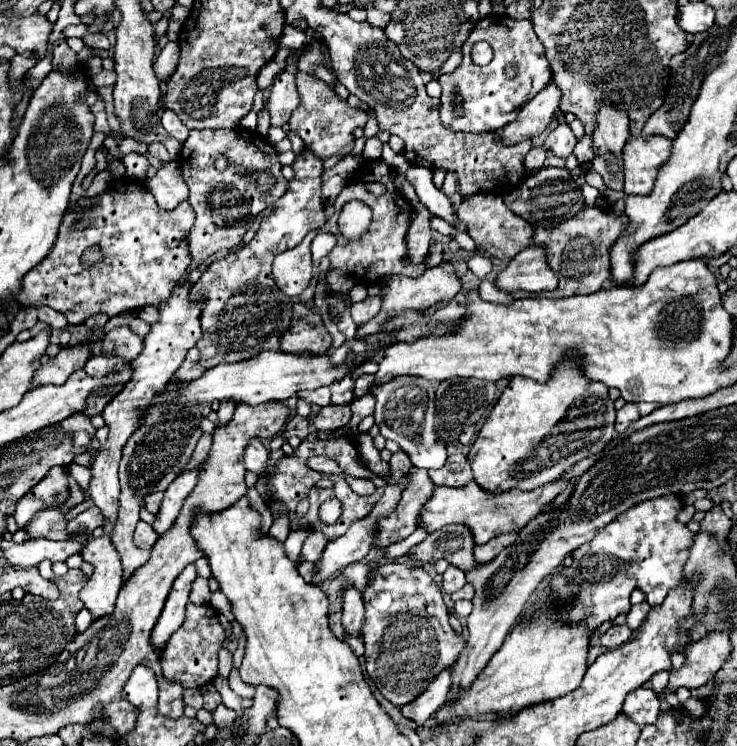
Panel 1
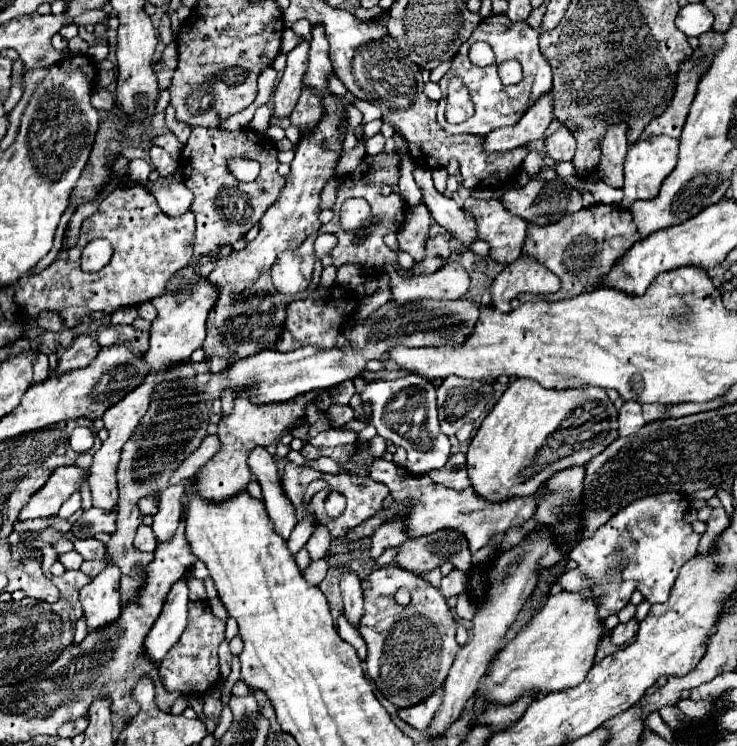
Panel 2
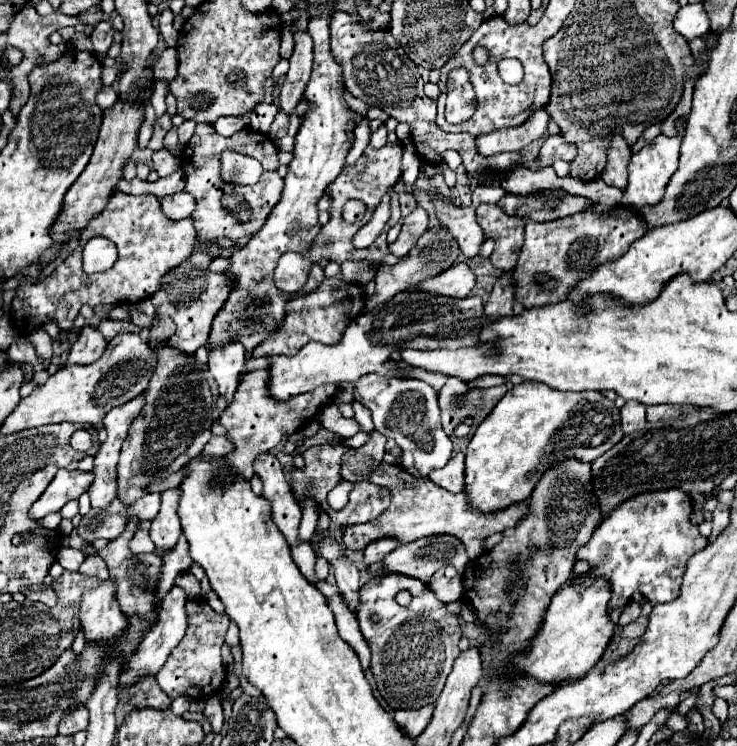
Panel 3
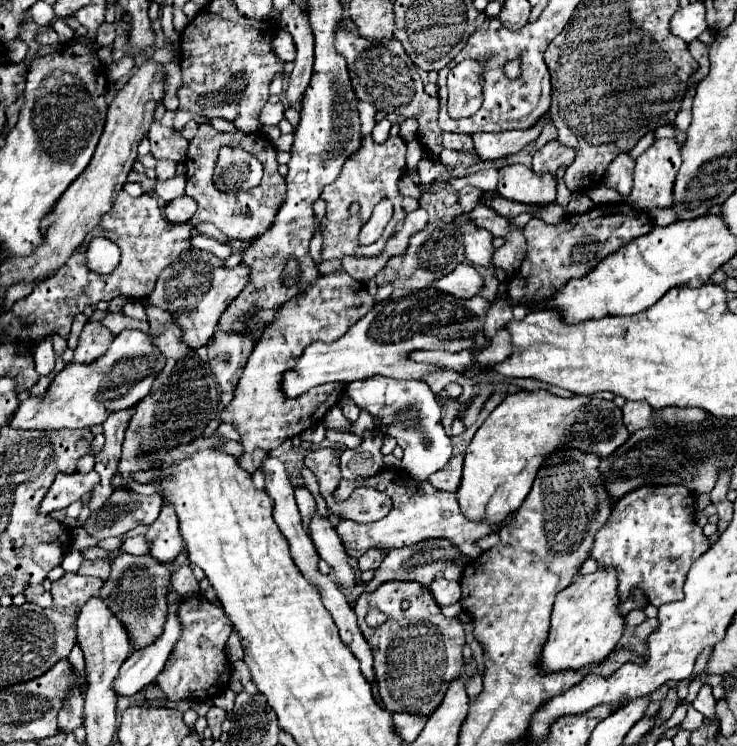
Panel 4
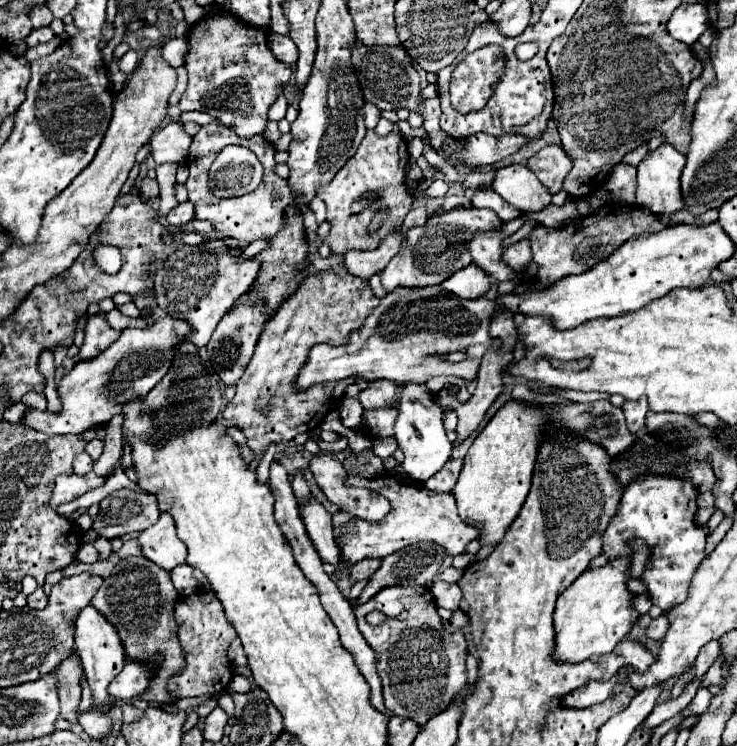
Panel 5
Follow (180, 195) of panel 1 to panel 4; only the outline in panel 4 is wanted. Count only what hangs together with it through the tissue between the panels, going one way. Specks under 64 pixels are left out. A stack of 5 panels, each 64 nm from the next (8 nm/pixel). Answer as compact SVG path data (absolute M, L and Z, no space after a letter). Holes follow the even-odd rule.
M180 196L176 200L172 200L166 208L164 208L164 216L170 224L180 224L180 222L190 222L190 218L196 212L196 202L190 196Z

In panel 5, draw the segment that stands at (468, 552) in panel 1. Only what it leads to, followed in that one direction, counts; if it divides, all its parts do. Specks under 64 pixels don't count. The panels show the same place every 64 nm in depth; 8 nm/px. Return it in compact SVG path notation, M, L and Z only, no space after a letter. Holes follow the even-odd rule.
M420 542L420 544L412 544L400 552L394 552L390 556L386 556L382 560L382 566L376 570L376 574L368 580L366 588L362 590L362 594L352 602L352 606L360 606L364 602L368 602L374 594L378 594L382 588L388 588L388 586L430 586L434 582L434 576L438 574L440 566L442 566L442 560L446 558L446 552L442 552L442 548L434 542Z

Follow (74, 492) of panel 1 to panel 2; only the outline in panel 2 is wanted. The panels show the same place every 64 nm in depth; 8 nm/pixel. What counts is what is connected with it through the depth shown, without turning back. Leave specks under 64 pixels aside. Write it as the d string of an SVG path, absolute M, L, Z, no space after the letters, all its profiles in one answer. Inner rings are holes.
M76 492L72 494L68 501L64 502L64 504L61 506L58 512L58 516L60 516L63 519L67 519L80 508L81 495L80 492Z

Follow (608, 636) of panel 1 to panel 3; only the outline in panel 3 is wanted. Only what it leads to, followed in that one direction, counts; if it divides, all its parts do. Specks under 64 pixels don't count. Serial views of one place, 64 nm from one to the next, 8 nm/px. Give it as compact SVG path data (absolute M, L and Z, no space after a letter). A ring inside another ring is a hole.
M640 616L636 622L624 626L622 636L624 636L624 638L640 638L640 636L646 632L646 626L648 626L648 618L646 618L646 616Z

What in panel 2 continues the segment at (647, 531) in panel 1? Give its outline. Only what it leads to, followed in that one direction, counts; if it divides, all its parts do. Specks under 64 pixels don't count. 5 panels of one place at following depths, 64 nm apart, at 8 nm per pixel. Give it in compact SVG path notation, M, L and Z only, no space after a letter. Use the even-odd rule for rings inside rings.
M680 492L654 494L630 502L606 526L598 528L592 538L572 548L570 554L578 562L578 568L566 570L558 578L558 584L568 592L592 594L598 602L600 618L618 614L630 602L634 590L640 590L650 604L666 602L680 568L696 556L700 544L700 534L684 520L688 508L690 500Z

